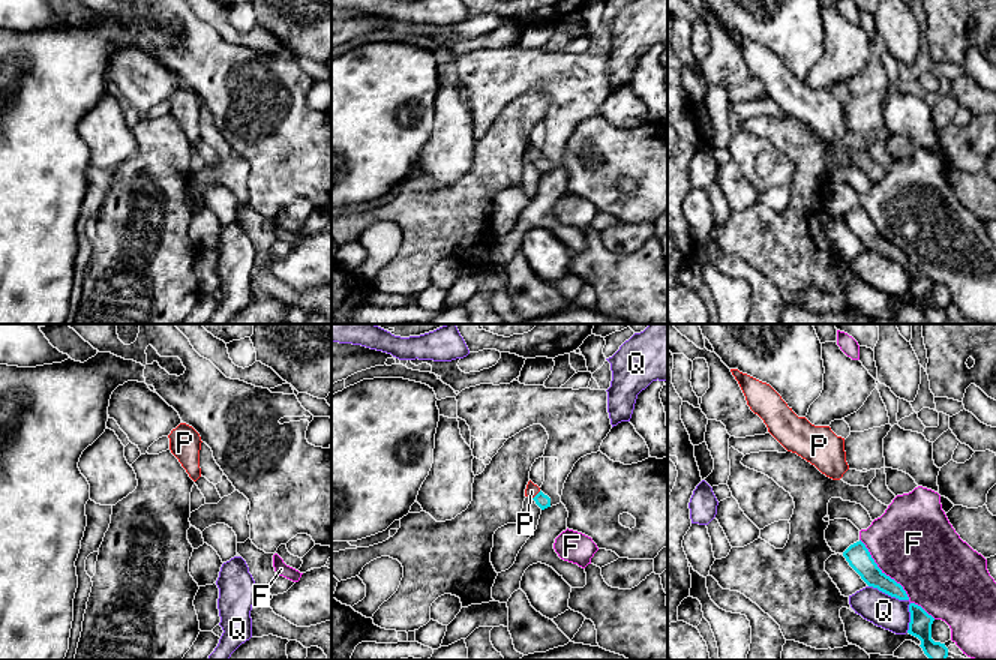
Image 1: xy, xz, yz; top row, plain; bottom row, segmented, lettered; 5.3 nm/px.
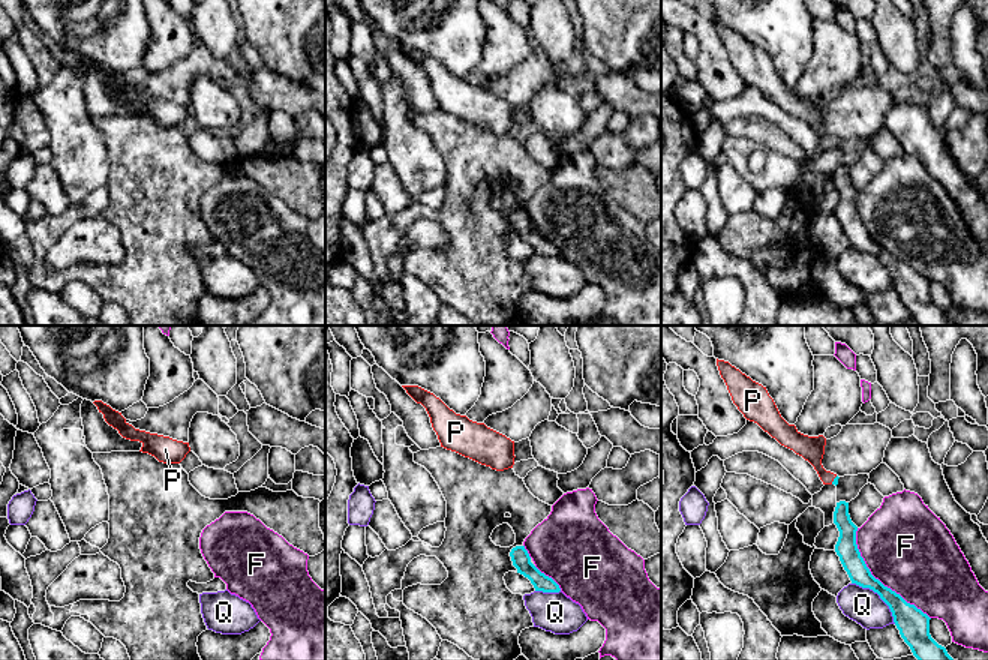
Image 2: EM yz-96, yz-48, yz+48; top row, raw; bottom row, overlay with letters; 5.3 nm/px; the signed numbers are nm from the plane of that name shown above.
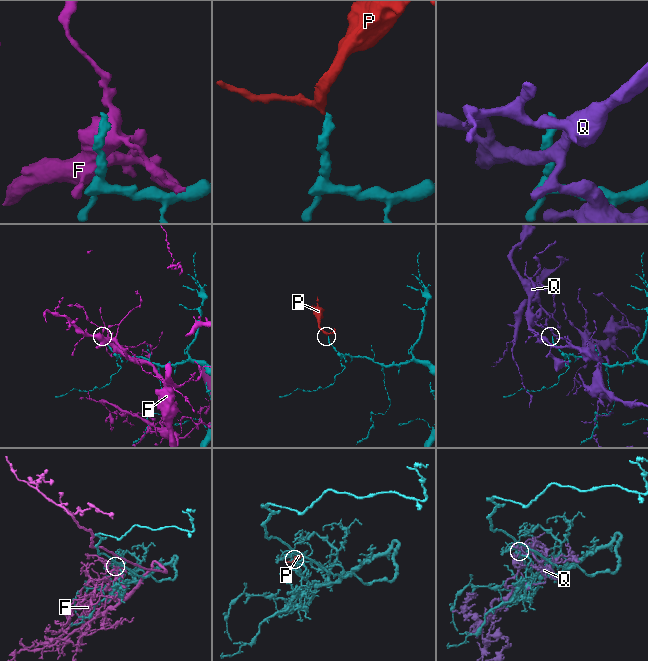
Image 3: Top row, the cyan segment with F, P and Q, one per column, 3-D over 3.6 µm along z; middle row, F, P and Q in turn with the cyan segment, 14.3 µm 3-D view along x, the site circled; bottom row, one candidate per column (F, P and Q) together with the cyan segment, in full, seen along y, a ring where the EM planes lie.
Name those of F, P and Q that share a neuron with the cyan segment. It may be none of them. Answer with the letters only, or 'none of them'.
P

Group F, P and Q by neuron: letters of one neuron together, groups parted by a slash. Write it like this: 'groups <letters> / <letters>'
groups F / P / Q

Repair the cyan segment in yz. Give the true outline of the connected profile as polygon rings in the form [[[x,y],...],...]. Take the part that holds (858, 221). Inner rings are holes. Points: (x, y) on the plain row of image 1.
[[[860,204],[850,208],[843,220],[849,226],[849,230],[861,240],[861,243],[873,252],[896,261],[898,264],[909,264],[906,255],[900,248],[886,240],[872,222],[866,208]]]

